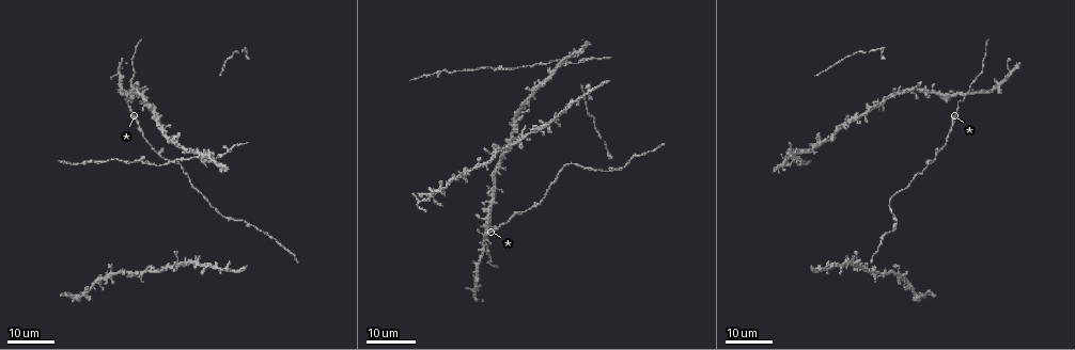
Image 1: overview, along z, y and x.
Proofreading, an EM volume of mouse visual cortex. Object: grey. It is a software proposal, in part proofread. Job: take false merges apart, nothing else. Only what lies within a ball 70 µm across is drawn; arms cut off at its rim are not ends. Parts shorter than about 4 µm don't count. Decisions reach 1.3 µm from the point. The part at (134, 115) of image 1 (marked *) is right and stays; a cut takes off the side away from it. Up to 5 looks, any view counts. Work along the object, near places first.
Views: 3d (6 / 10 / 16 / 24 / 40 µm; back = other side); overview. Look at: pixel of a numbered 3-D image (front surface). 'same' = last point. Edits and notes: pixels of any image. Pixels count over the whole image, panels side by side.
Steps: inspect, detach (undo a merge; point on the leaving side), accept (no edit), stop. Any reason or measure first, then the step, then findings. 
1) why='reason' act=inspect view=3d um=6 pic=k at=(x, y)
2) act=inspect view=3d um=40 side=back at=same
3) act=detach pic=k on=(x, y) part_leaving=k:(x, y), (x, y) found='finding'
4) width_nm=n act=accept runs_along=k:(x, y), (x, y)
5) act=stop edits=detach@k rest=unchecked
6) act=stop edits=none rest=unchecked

act=inspect view=3d um=16 pic=1 at=(219, 213)

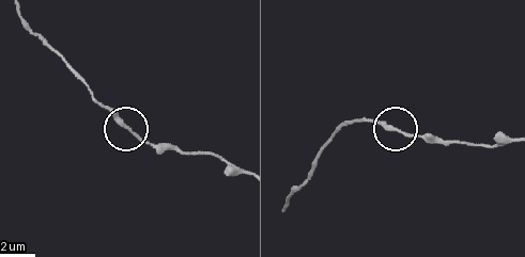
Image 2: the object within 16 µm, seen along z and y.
act=inspect view=3d um=10 pic=2 at=(387, 126)

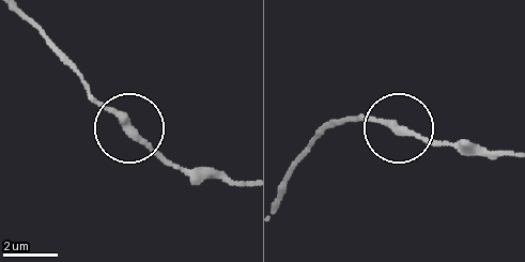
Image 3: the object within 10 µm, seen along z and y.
width_nm=270 act=accept runs_along=3:(281, 181), (345, 119), (387, 119), (447, 143) found='continuous, no second cell'

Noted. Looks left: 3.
why='four-way junction' act=inspect view=3d um=24 pic=1 at=(192, 262)

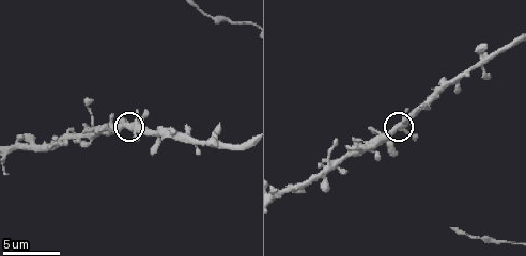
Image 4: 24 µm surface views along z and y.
act=inspect view=3d um=6 pic=4 at=(401, 122)

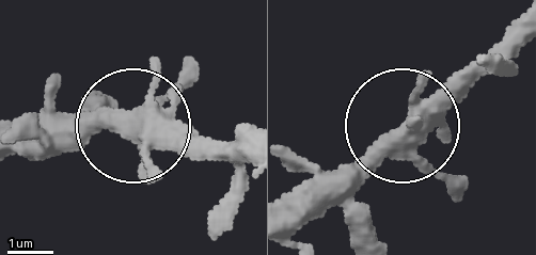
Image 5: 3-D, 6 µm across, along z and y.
arms=4 act=accept found='continuous, no second cell'

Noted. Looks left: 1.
act=stop edits=none rest=unchecked

